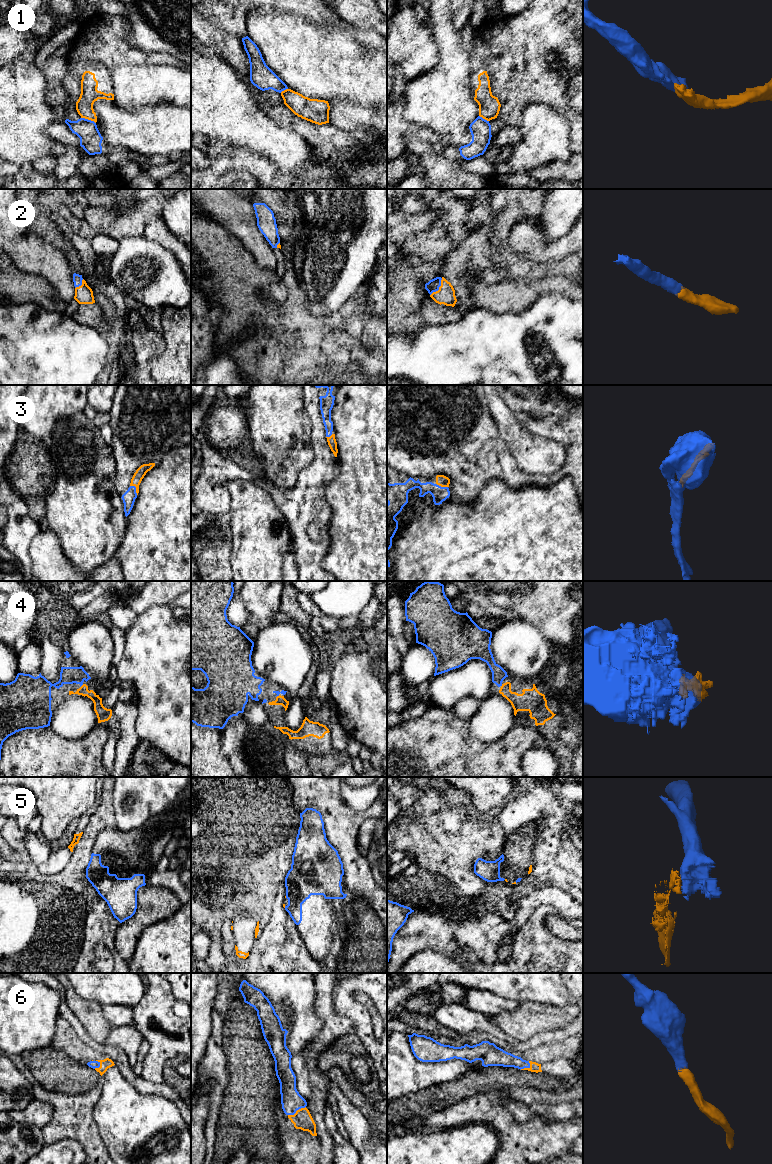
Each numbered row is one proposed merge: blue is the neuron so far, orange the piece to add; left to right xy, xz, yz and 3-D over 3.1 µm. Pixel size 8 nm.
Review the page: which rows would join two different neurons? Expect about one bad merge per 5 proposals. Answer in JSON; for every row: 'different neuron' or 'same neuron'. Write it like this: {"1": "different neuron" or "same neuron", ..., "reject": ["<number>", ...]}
{"1": "different neuron", "2": "same neuron", "3": "same neuron", "4": "same neuron", "5": "different neuron", "6": "same neuron", "reject": ["1", "5"]}

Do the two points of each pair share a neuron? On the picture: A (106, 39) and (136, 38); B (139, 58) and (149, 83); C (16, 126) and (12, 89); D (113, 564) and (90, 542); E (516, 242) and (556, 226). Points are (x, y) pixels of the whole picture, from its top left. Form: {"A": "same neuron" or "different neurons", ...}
{"A": "different neurons", "B": "different neurons", "C": "same neuron", "D": "different neurons", "E": "different neurons"}

